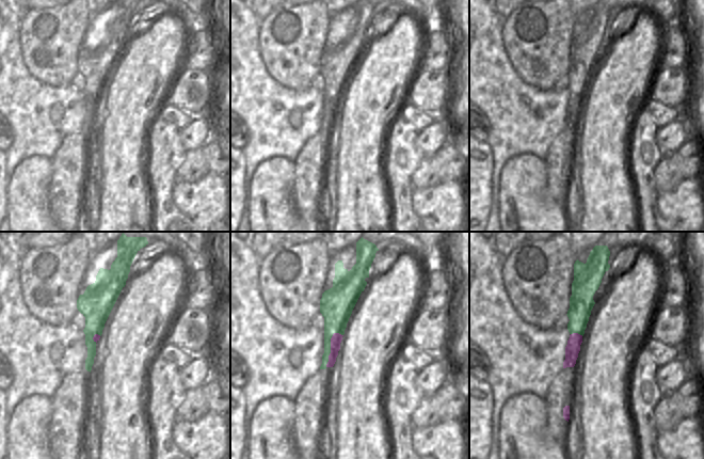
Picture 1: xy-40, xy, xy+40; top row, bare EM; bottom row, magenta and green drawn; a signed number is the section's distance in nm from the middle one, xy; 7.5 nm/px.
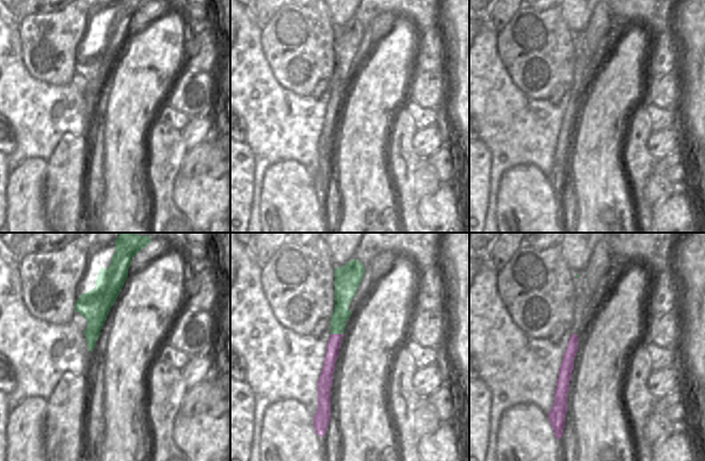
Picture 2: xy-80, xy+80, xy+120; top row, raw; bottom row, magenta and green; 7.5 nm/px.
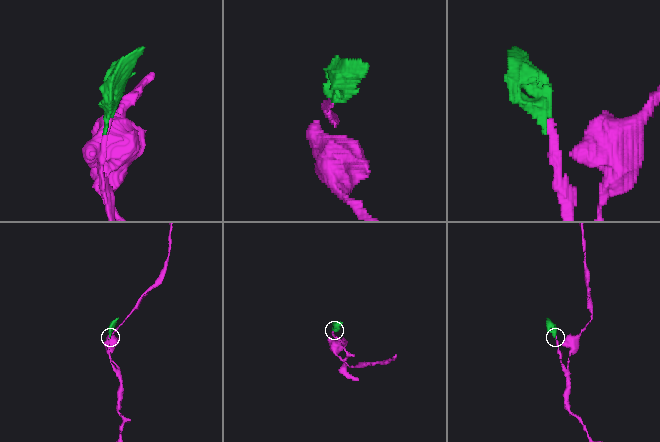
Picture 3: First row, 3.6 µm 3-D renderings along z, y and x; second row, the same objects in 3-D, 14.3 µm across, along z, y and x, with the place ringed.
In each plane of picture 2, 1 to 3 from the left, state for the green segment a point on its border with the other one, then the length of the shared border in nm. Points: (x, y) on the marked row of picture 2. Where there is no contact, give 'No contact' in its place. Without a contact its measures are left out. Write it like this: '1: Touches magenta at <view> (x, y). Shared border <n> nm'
1: No contact
2: Touches magenta at xy+80 (337, 334). Shared border 100 nm
3: No contact

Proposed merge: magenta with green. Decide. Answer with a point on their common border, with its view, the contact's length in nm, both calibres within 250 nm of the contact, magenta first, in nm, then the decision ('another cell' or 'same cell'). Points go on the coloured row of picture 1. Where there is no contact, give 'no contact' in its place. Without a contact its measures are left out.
contact xy (331, 348); length 280 nm; calibres 80 and 190 nm; same cell

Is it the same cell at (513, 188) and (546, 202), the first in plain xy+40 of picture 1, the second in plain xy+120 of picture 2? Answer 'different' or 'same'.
same

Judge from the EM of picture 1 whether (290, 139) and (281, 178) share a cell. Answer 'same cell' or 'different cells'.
different cells

